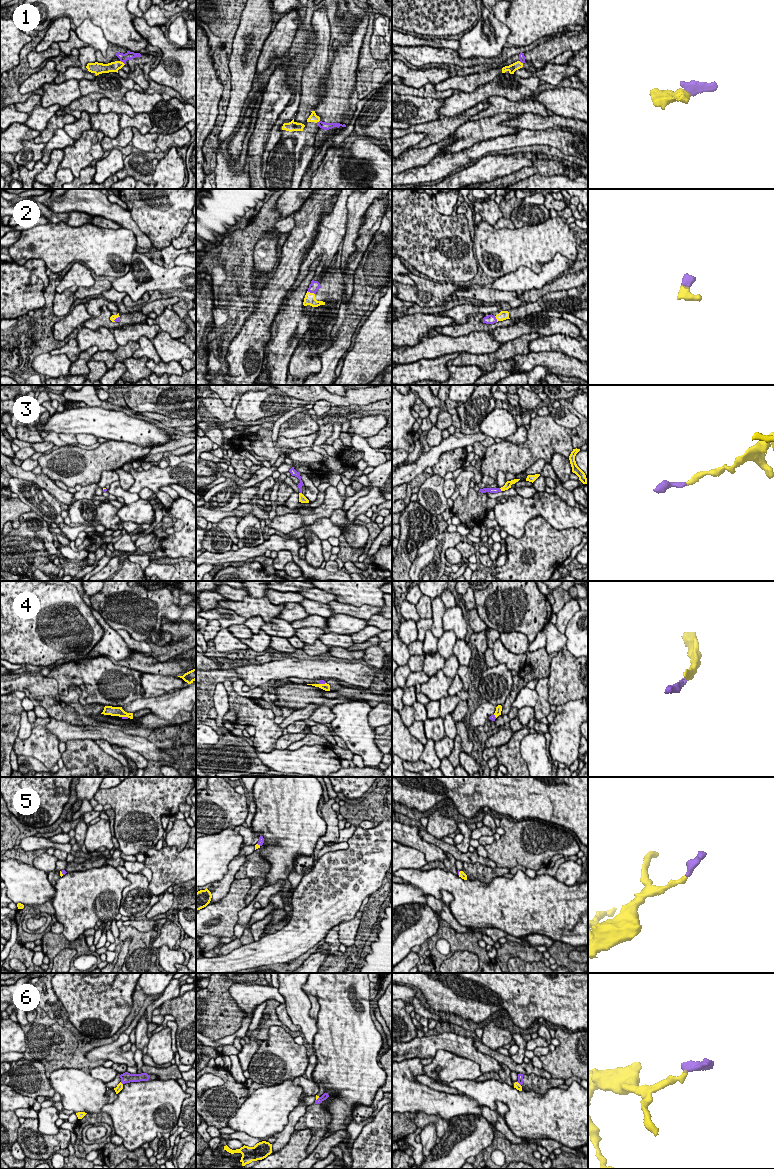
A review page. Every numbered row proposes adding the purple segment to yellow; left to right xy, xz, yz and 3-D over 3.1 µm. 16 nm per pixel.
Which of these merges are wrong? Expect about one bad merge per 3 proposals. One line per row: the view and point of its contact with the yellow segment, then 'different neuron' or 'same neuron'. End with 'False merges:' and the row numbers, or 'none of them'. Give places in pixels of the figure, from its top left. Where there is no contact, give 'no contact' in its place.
1: meets yellow in xy at (122, 62); different neuron
2: meets yellow in xz at (311, 293); same neuron
3: meets yellow in yz at (500, 488); same neuron
4: meets yellow in xz at (322, 684); same neuron
5: meets yellow in xy at (61, 873); same neuron
6: meets yellow in xy at (121, 1083); different neuron
False merges: 1, 6

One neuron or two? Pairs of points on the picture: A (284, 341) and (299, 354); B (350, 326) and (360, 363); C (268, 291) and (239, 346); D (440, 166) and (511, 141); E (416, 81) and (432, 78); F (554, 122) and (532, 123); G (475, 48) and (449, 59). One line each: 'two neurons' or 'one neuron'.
A: two neurons
B: two neurons
C: one neuron
D: one neuron
E: one neuron
F: one neuron
G: two neurons

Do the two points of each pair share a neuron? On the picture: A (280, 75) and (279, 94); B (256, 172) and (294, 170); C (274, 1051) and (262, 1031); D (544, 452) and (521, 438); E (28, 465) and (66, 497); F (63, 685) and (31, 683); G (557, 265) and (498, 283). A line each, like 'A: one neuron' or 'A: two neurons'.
A: one neuron
B: two neurons
C: two neurons
D: two neurons
E: two neurons
F: two neurons
G: one neuron

